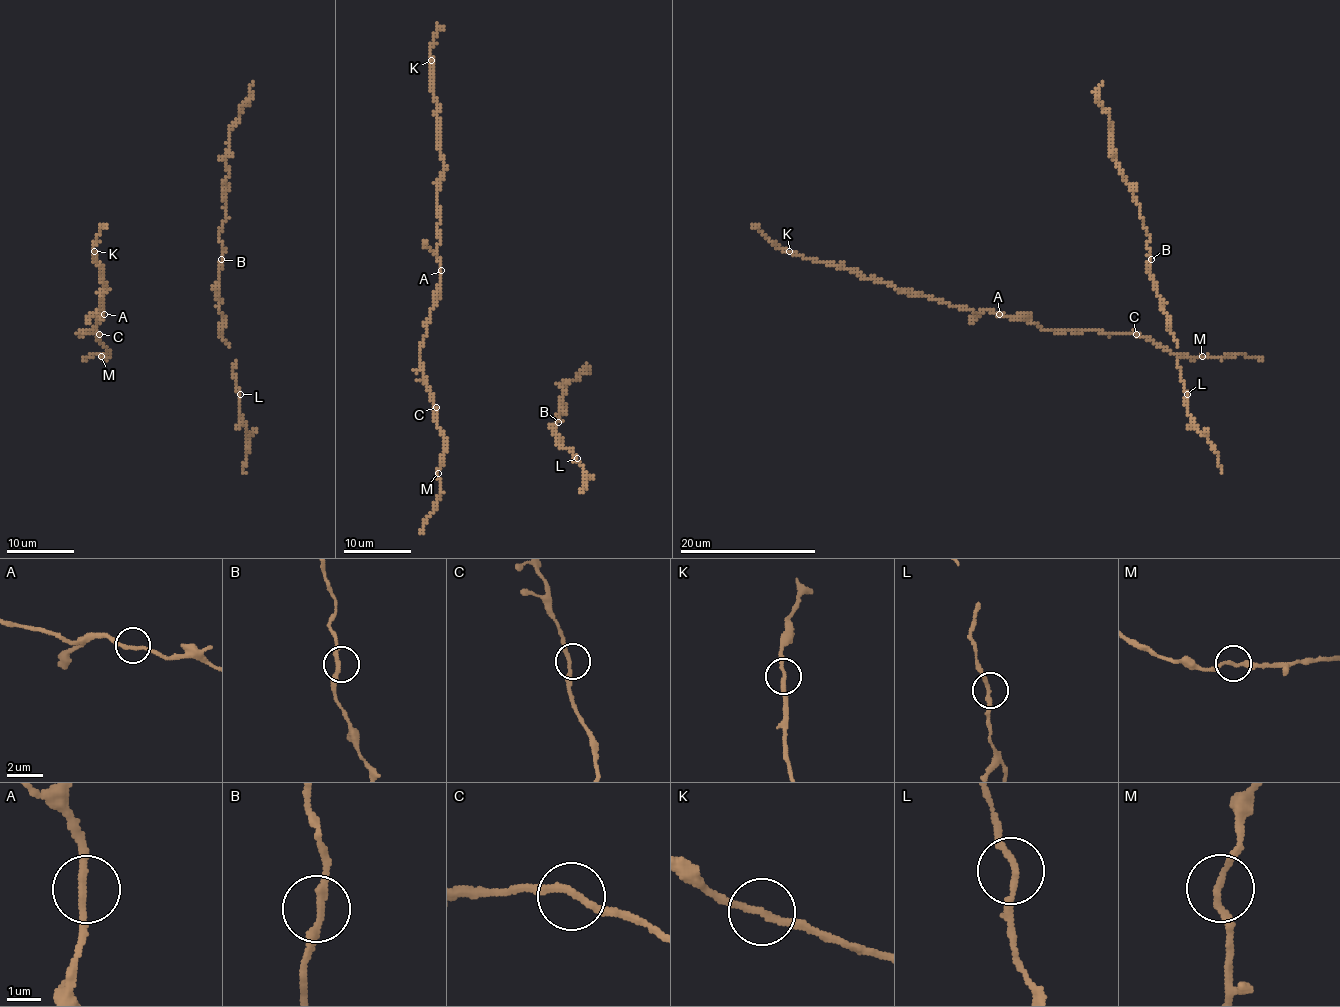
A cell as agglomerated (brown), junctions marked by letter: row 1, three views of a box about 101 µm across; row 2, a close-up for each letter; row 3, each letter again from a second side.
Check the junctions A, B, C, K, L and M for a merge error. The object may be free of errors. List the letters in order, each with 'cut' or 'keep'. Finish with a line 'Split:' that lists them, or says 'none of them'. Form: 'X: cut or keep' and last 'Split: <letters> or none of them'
A: keep
B: keep
C: keep
K: cut
L: keep
M: keep
Split: K

